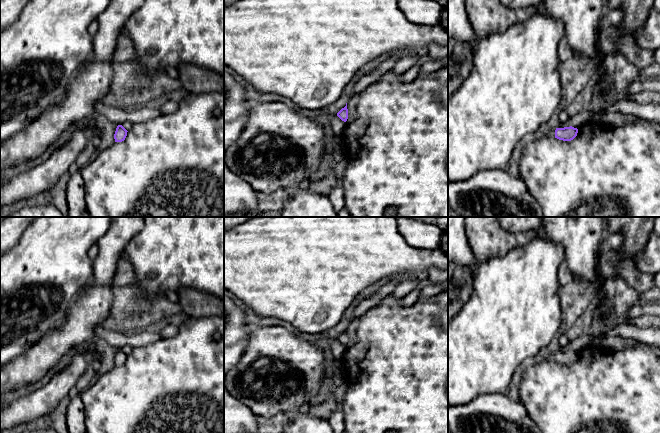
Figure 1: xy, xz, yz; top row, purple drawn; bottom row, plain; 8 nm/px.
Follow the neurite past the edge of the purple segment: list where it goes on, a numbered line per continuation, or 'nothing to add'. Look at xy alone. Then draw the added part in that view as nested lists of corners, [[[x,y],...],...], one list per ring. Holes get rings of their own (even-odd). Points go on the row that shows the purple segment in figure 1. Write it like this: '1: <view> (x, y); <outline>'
nothing to add

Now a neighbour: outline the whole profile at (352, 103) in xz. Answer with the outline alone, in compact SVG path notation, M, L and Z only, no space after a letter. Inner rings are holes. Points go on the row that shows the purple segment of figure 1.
M357 94L353 96L352 98L350 98L349 101L347 102L348 119L346 121L346 124L349 124L350 122L354 120L355 109L359 102L359 99L360 99L360 94Z

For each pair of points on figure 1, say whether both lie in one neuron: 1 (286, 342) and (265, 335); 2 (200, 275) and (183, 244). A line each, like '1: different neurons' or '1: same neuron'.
1: same neuron
2: same neuron

